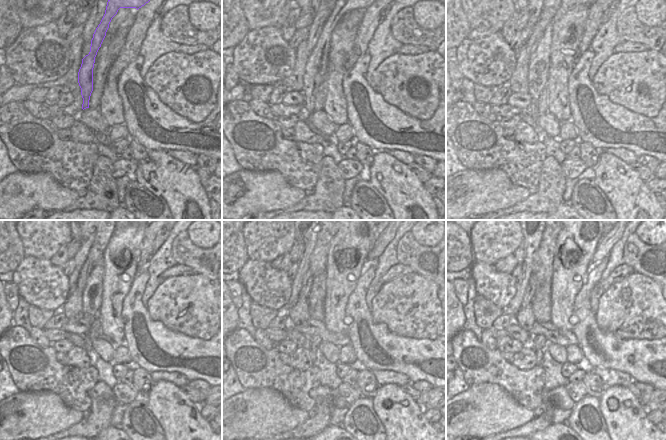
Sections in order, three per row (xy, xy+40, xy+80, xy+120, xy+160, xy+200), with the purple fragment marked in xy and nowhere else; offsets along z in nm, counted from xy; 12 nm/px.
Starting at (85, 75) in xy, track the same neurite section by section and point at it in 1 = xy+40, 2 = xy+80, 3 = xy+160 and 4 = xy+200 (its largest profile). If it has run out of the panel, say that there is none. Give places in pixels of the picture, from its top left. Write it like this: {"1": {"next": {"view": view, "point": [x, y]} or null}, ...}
{"1": {"next": {"view": "xy+40", "point": [316, 65]}}, "2": {"next": {"view": "xy+80", "point": [539, 65]}}, "3": {"next": {"view": "xy+160", "point": [317, 293]}}, "4": {"next": {"view": "xy+200", "point": [539, 353]}}}

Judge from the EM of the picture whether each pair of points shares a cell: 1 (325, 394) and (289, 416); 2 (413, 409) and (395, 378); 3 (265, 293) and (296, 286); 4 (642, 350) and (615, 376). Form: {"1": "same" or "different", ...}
{"1": "different", "2": "different", "3": "different", "4": "different"}

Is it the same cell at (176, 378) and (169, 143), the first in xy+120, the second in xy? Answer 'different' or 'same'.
different

